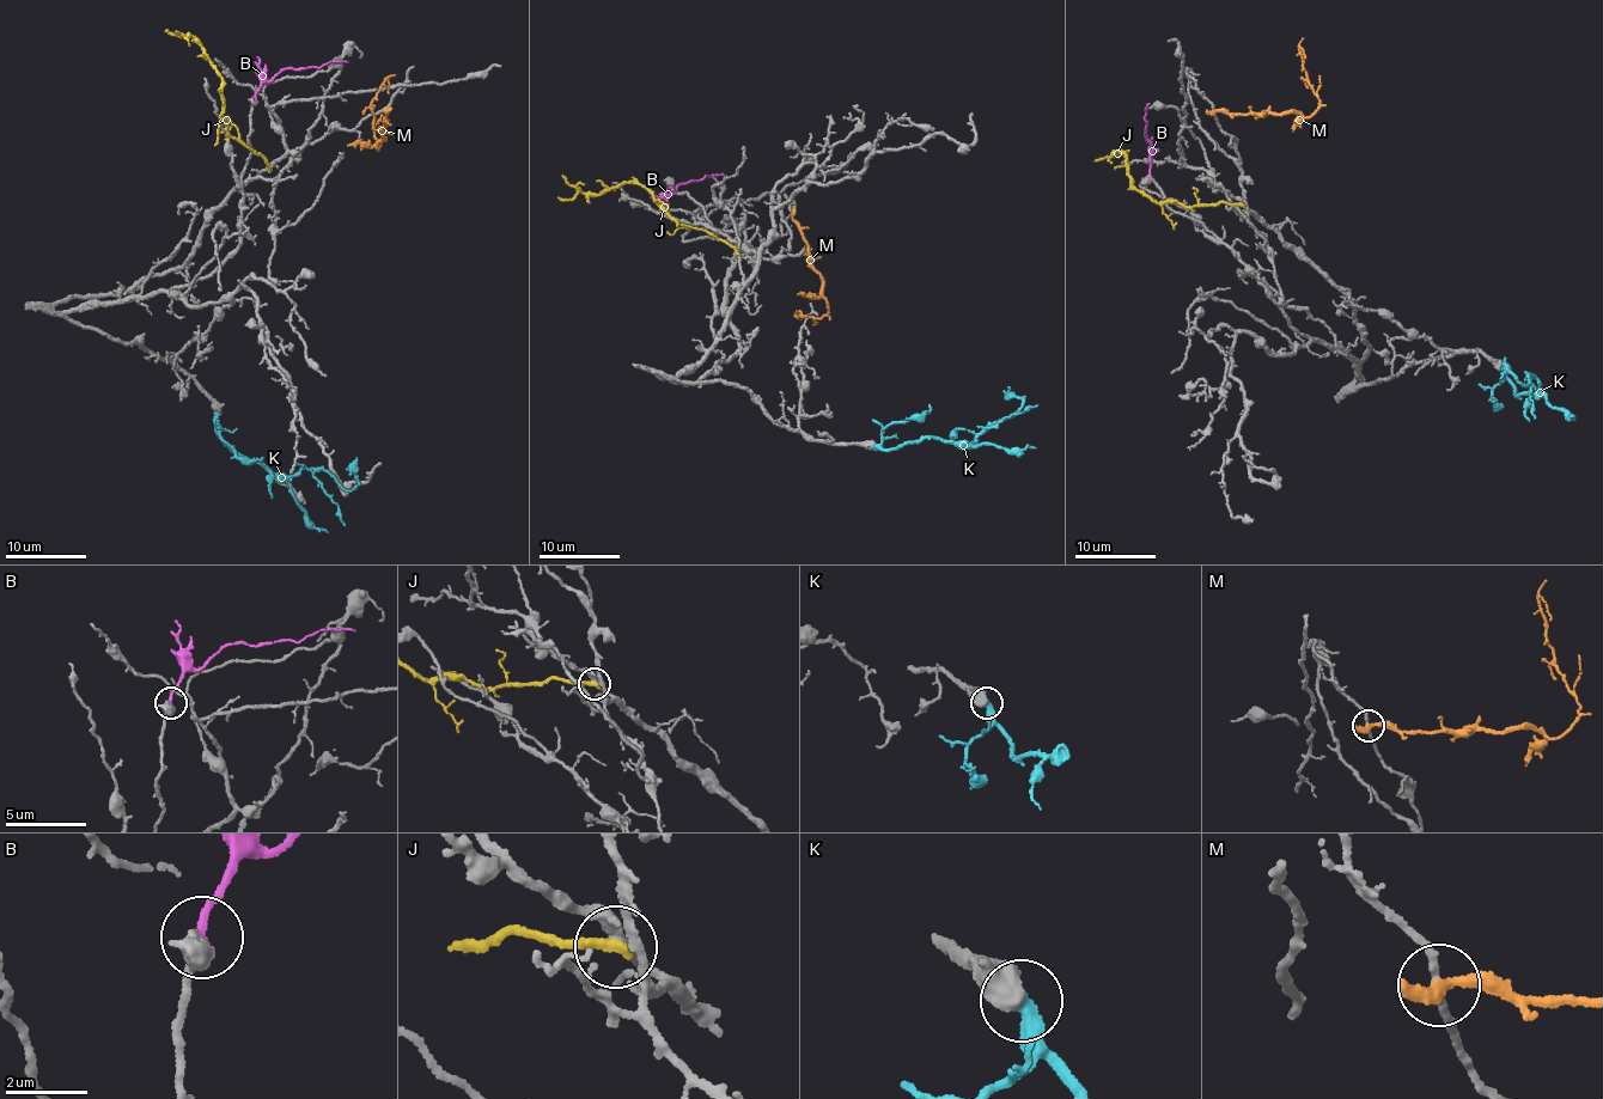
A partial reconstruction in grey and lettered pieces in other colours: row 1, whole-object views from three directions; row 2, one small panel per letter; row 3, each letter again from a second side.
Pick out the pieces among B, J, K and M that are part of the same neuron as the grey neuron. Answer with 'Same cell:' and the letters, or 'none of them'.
Same cell: K

